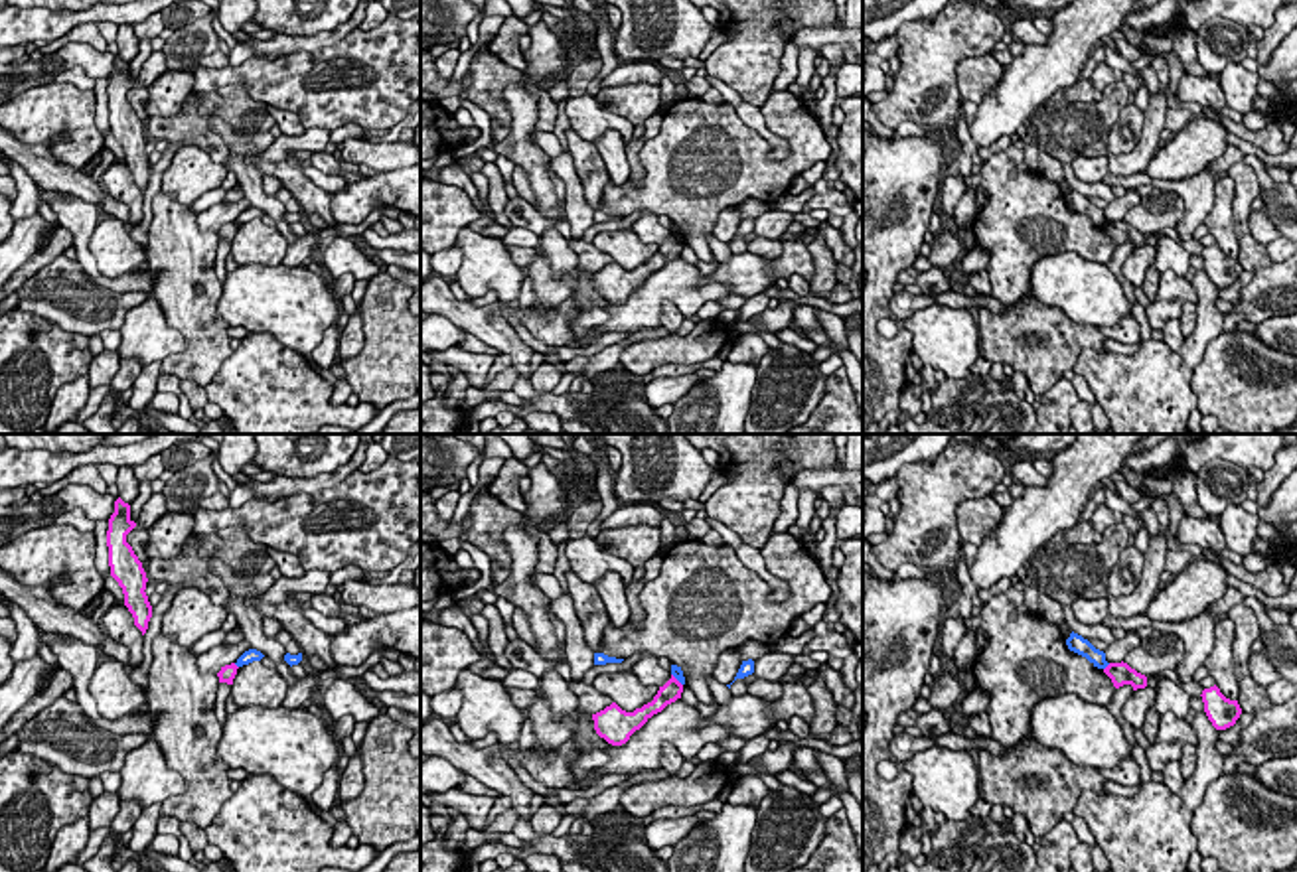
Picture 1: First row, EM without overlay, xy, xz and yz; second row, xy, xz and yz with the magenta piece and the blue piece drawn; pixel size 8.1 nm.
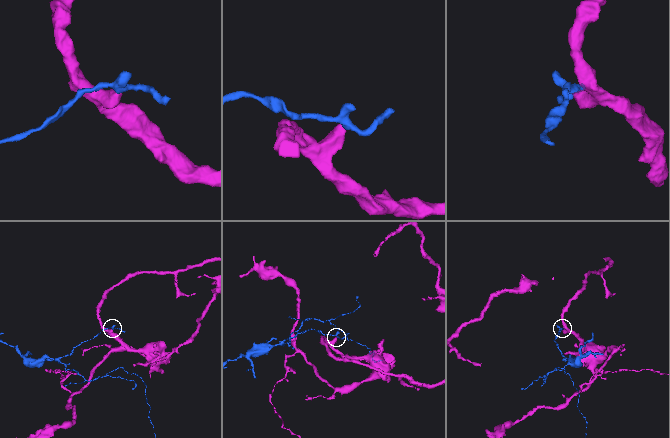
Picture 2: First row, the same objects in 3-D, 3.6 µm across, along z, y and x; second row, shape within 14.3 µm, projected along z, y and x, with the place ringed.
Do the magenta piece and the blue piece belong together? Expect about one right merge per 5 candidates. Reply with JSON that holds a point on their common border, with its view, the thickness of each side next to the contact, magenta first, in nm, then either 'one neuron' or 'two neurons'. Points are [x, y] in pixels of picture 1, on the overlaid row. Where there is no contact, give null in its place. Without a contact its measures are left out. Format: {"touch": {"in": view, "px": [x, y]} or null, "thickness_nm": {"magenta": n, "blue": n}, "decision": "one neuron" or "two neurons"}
{"touch": {"in": "yz", "px": [1106, 667]}, "thickness_nm": {"magenta": 190, "blue": 140}, "decision": "two neurons"}

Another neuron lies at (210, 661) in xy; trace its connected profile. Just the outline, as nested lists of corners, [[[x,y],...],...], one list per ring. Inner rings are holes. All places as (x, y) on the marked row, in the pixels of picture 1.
[[[247,639],[211,647],[209,651],[197,655],[197,667],[201,673],[219,673],[225,665],[237,663],[237,659],[249,649],[251,645]]]

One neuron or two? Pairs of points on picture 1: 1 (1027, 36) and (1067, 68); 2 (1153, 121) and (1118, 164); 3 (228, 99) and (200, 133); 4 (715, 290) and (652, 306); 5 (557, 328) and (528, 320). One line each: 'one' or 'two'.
1: two
2: one
3: one
4: one
5: one

